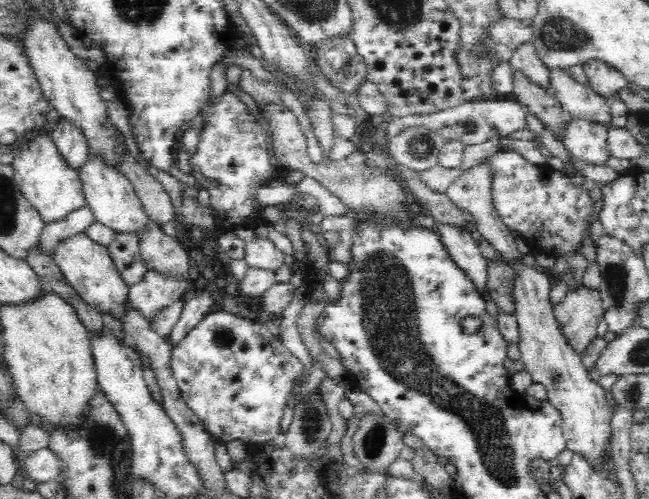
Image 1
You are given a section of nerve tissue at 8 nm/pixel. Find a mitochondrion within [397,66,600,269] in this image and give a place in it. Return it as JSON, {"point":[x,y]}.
{"point":[420,145]}

